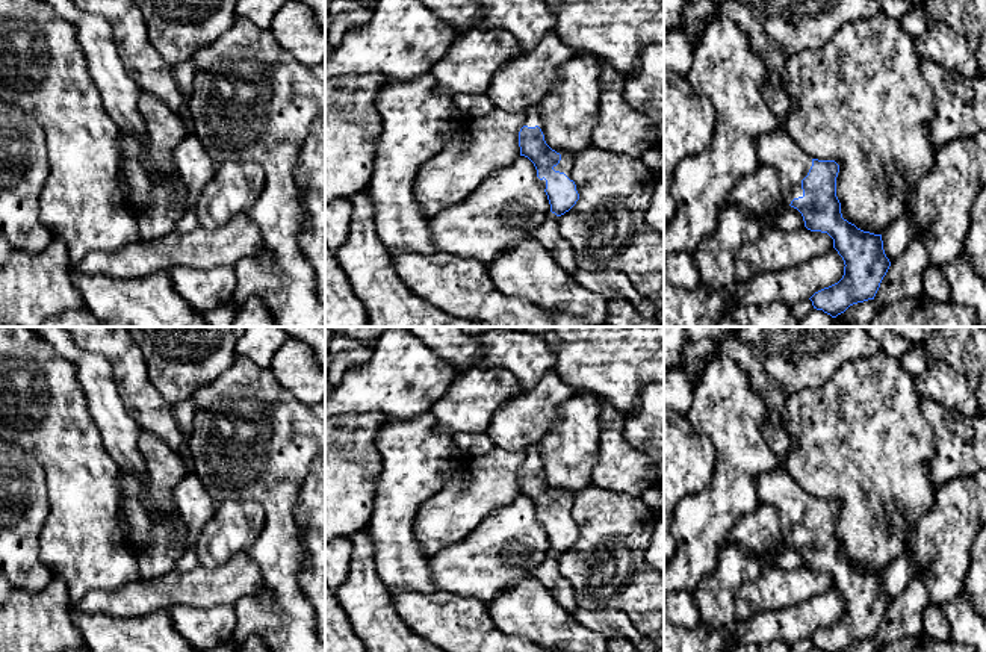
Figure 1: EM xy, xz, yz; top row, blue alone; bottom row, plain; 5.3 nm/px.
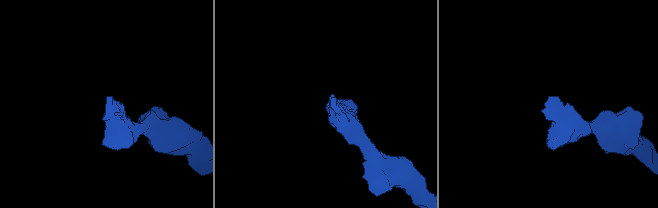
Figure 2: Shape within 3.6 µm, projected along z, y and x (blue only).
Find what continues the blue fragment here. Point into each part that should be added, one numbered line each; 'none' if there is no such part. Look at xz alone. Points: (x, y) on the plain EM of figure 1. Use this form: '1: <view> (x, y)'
1: xz (533, 451)
2: xz (566, 504)

